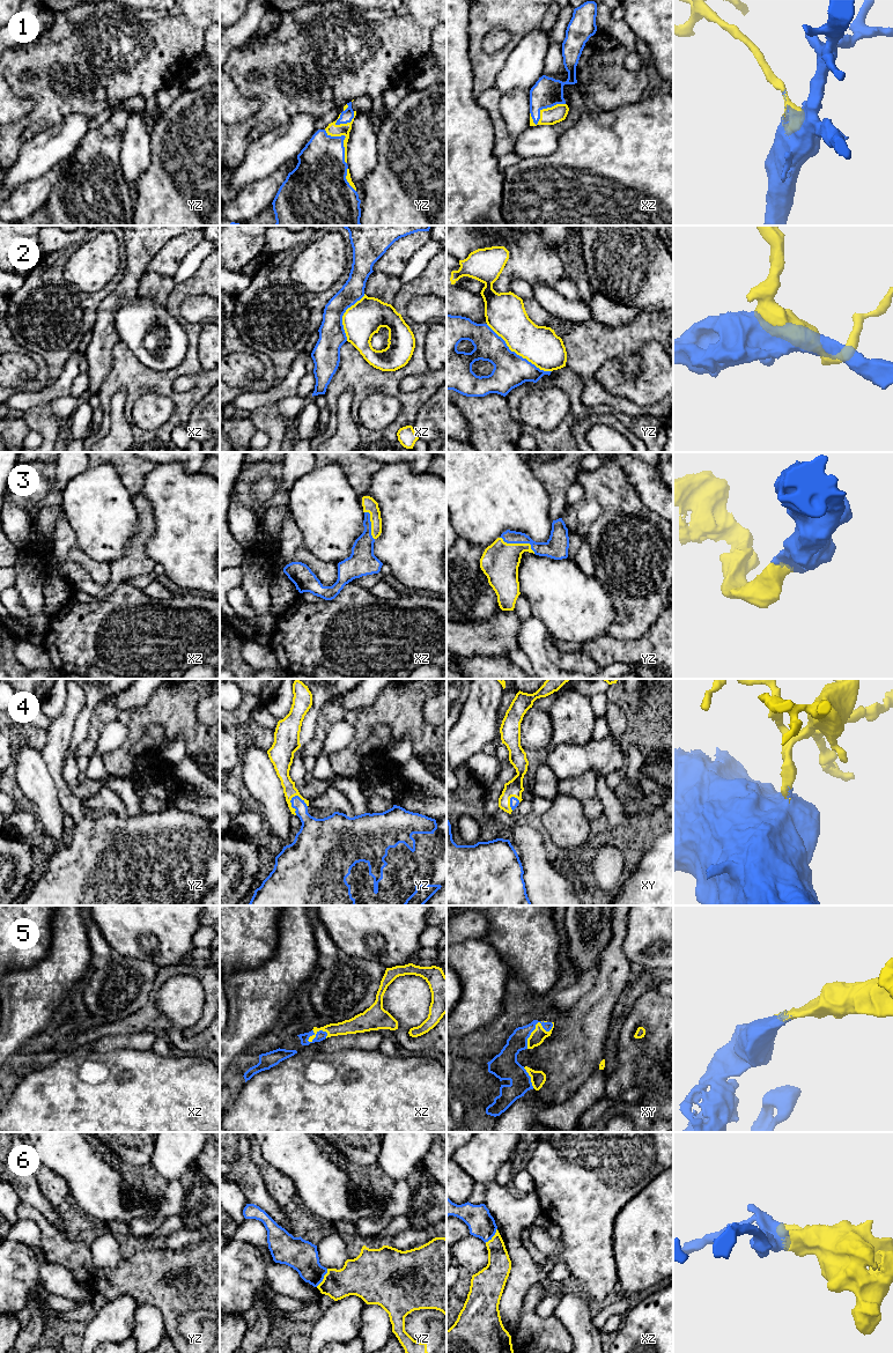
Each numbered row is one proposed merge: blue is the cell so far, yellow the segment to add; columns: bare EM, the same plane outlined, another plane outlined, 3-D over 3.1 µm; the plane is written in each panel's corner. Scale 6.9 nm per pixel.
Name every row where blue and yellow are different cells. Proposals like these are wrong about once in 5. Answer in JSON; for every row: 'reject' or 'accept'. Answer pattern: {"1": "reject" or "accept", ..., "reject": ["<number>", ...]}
{"1": "accept", "2": "reject", "3": "accept", "4": "accept", "5": "accept", "6": "accept", "reject": ["2"]}

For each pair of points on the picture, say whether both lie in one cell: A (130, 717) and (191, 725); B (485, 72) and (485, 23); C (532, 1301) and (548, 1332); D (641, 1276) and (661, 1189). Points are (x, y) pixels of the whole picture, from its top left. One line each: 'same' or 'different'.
A: same
B: same
C: same
D: same

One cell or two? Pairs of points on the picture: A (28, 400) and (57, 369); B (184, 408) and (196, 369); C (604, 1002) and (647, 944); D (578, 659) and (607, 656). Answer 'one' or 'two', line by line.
A: two
B: one
C: two
D: two

